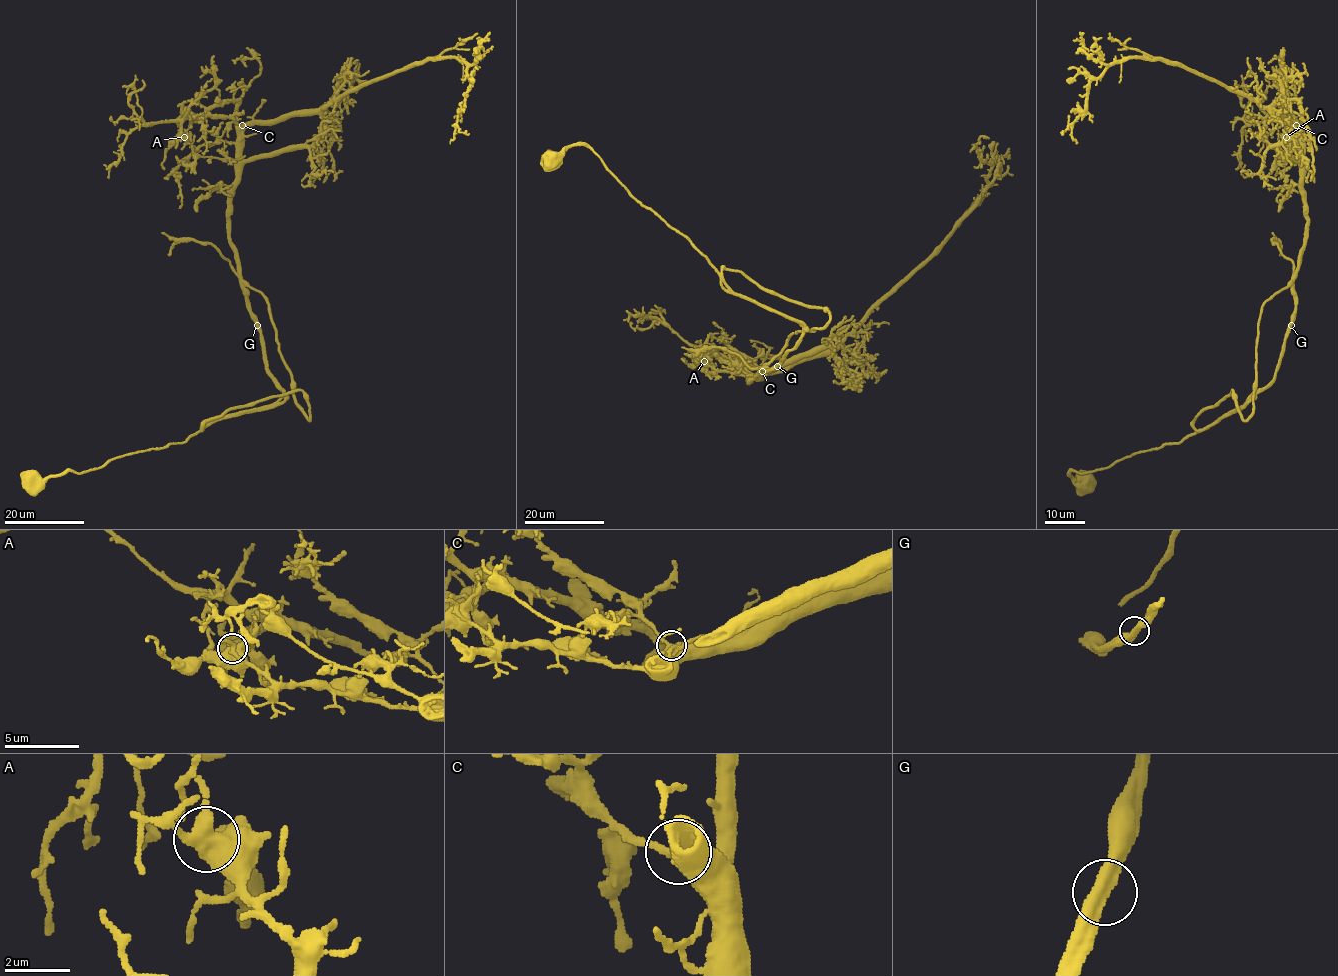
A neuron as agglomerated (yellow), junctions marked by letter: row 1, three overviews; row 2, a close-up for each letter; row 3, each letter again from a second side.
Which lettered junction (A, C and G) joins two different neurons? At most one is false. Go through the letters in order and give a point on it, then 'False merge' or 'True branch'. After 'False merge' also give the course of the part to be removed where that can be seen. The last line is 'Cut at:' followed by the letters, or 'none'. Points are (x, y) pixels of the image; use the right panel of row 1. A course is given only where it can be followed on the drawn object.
A: Place: (1286, 137). True branch
C: Place: (1296, 125). True branch
G: Place: (1291, 325). True branch
Cut at: none

